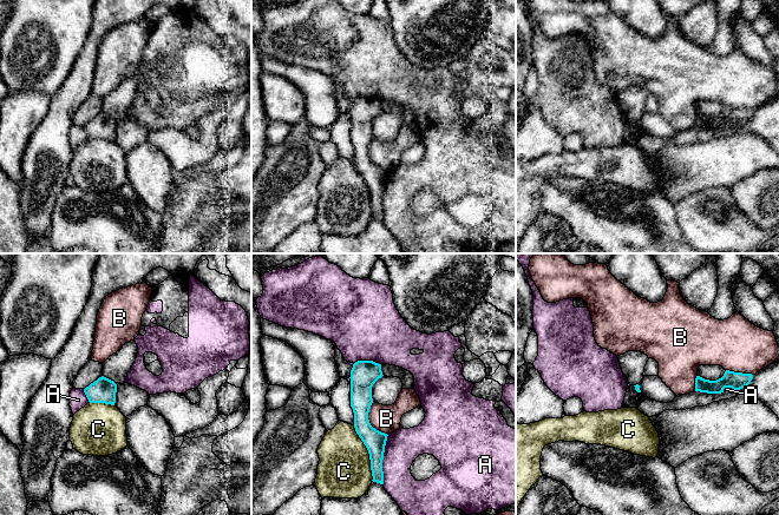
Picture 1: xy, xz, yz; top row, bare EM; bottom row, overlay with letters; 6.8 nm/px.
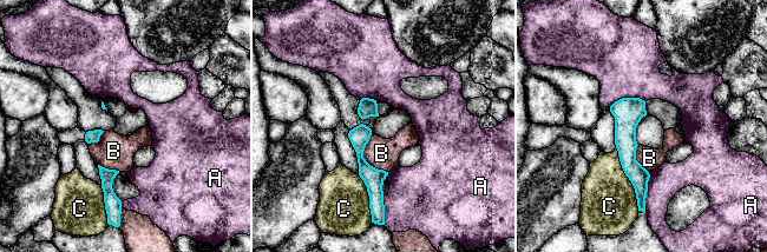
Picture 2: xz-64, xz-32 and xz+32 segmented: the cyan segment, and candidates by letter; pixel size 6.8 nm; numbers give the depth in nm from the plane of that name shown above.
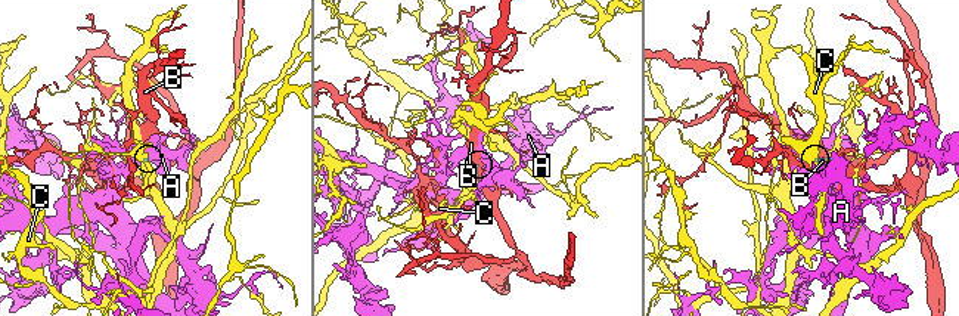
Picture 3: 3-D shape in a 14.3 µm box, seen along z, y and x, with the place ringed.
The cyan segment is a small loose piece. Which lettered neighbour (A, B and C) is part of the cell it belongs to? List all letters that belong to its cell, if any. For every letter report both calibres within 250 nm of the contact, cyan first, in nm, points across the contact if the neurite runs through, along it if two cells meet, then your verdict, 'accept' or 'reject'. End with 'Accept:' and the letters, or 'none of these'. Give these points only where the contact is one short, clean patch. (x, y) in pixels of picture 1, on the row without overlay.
A: calibres 140 and 240 nm; reject
B: calibres 150 and 190 nm; reject
C: calibres 140 and 360 nm; reject
Accept: none of these

